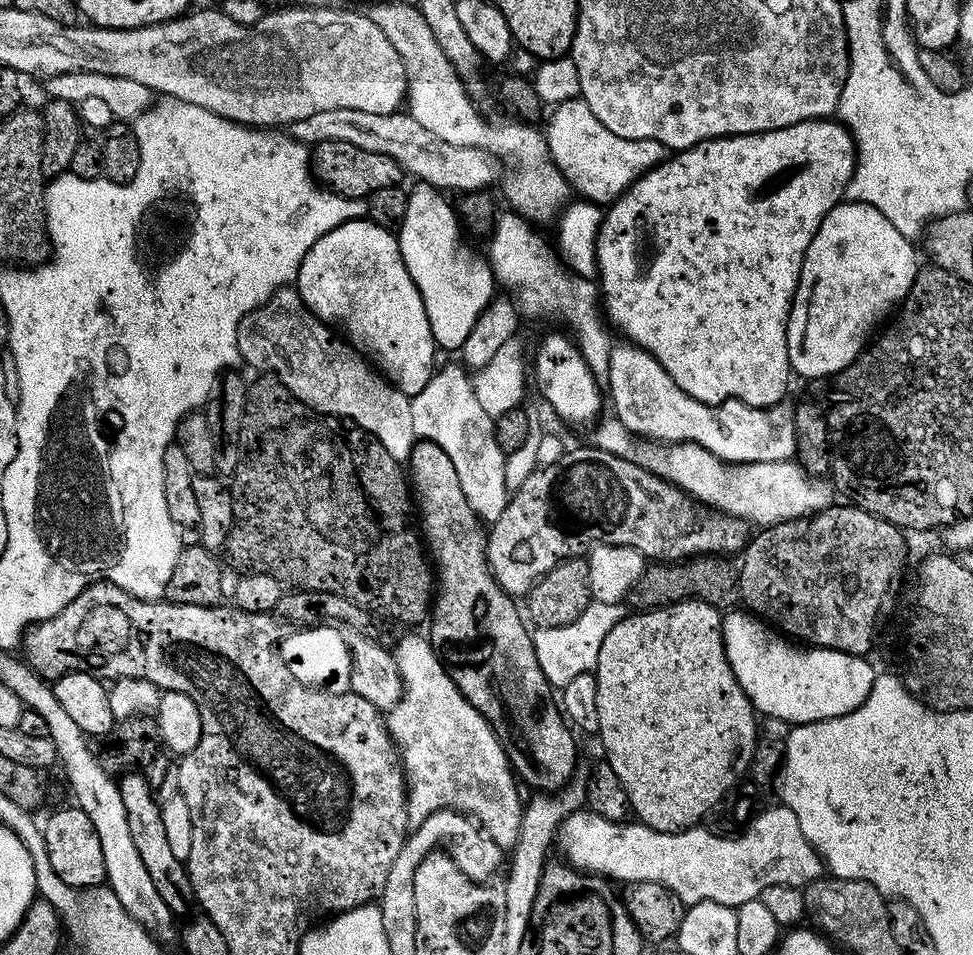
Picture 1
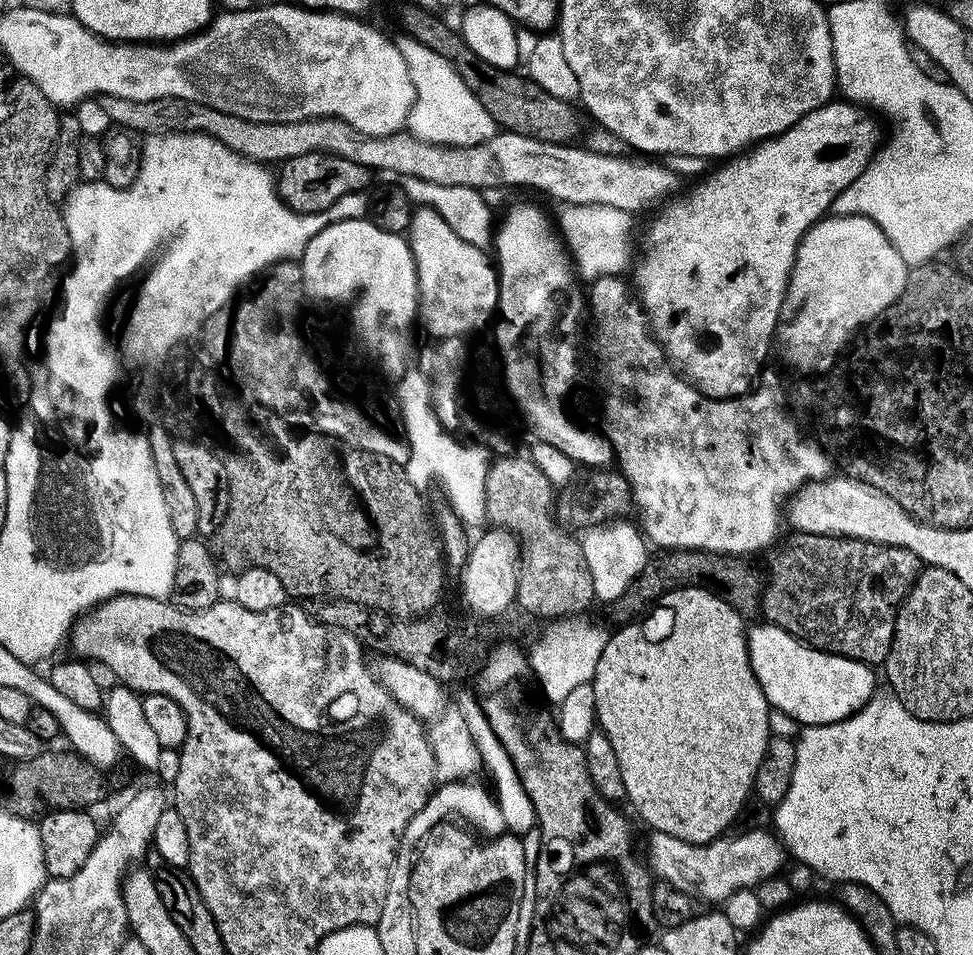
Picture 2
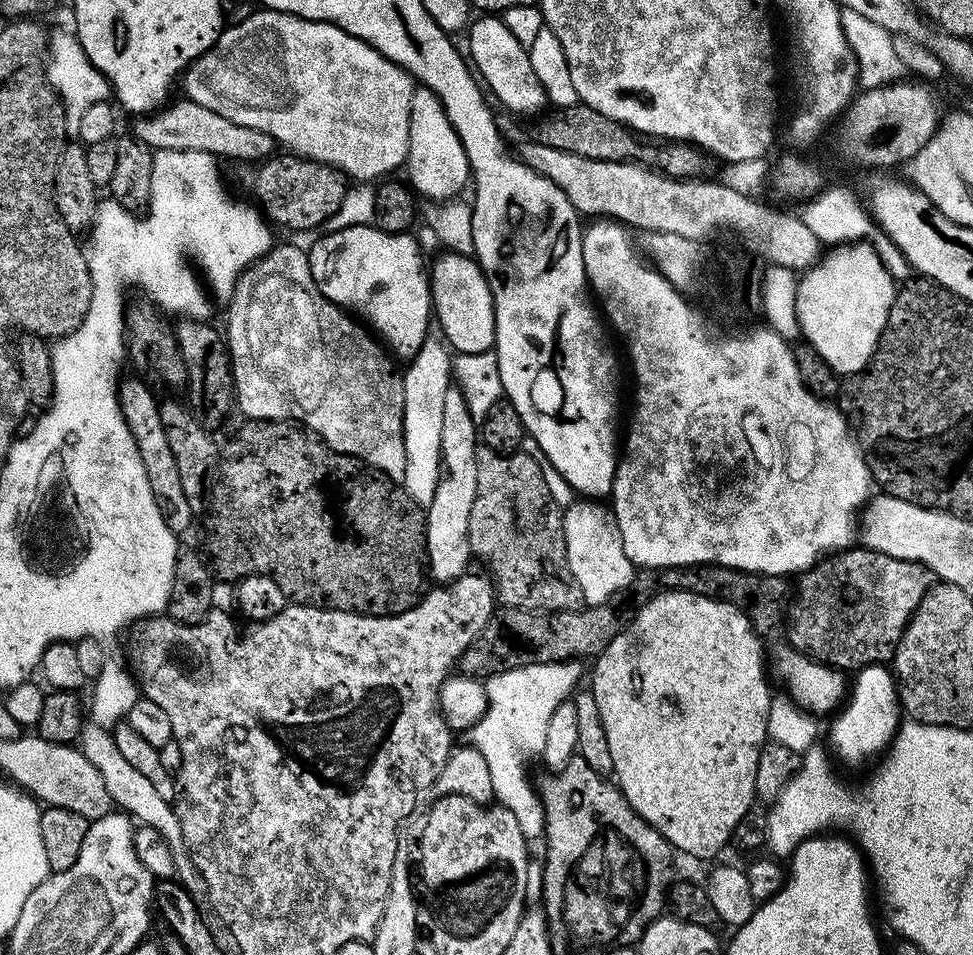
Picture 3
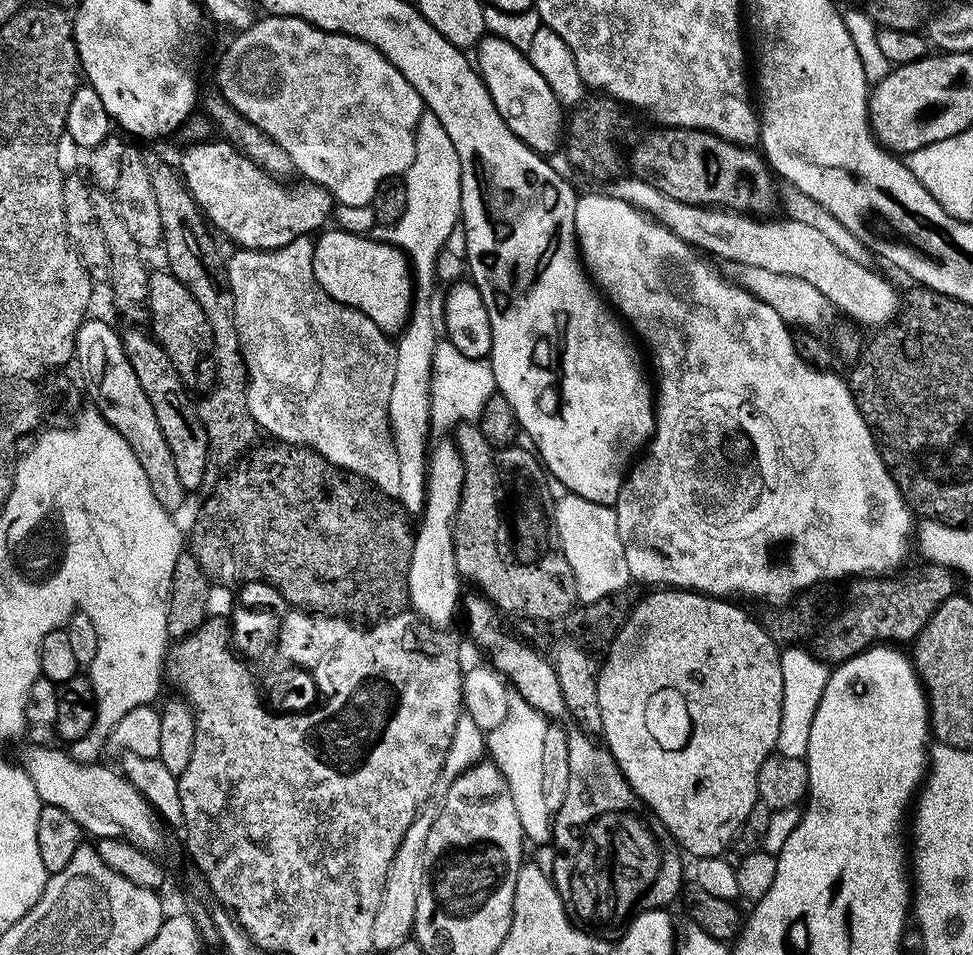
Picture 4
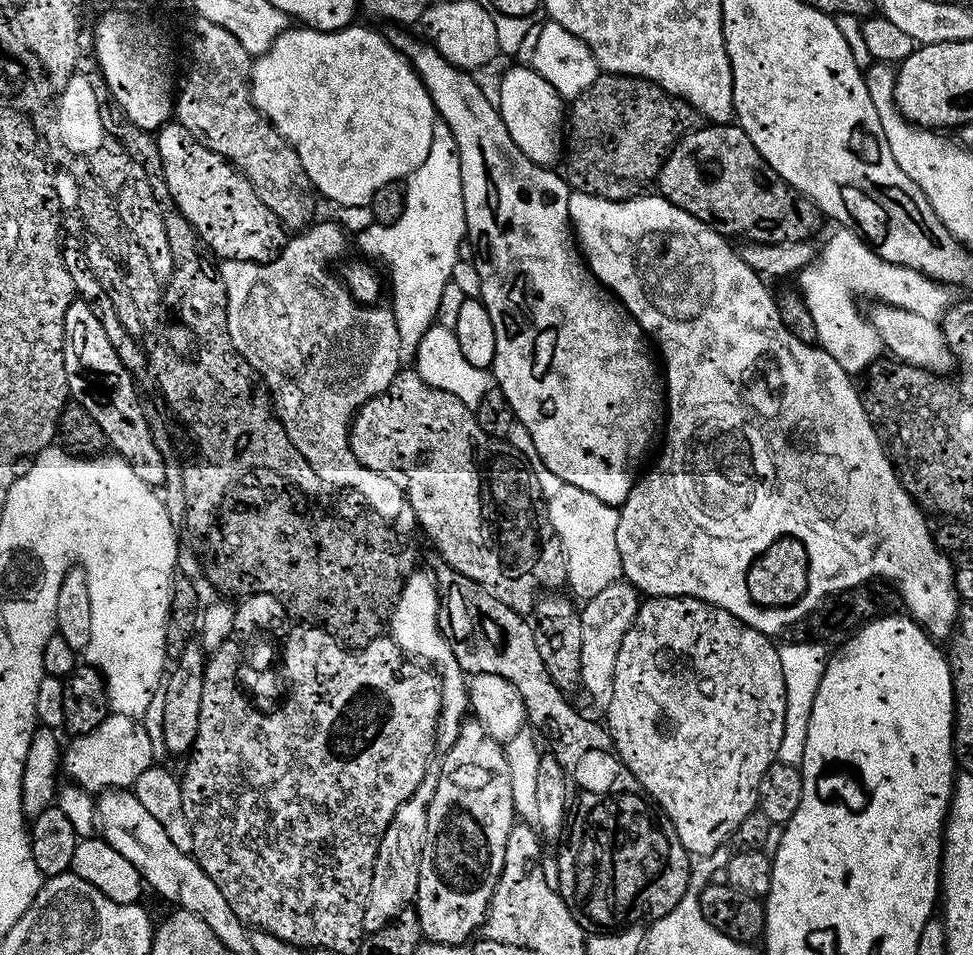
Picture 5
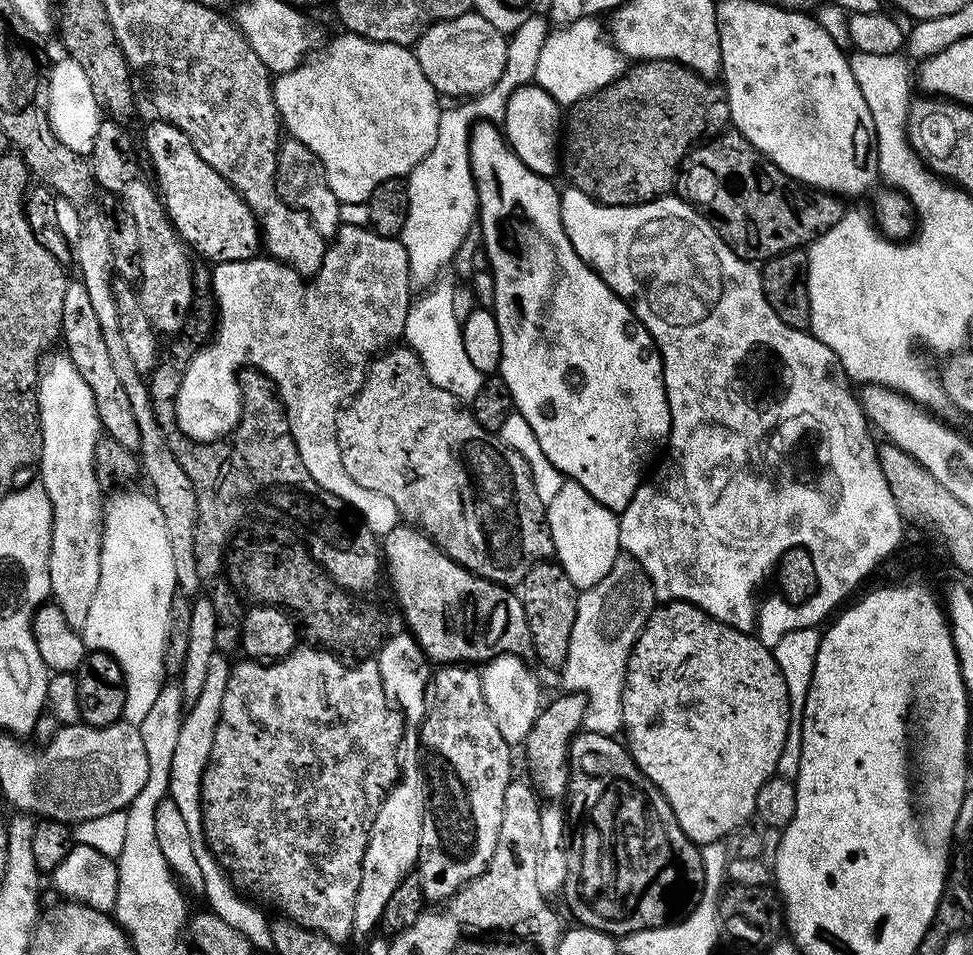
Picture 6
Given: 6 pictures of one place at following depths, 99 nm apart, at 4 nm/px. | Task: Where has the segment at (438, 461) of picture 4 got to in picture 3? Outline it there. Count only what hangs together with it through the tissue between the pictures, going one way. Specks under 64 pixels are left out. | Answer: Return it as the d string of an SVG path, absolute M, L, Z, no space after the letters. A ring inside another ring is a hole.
M450 386L443 394L442 446L440 447L442 475L435 488L434 499L426 509L427 526L426 562L429 575L438 584L447 584L463 576L472 560L469 546L470 510L477 492L478 424L471 416L461 389Z

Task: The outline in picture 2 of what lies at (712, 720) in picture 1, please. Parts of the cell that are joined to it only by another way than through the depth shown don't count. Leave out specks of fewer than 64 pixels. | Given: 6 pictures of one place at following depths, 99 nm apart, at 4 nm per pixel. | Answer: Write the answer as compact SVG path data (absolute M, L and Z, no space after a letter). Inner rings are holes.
M683 588L666 594L639 618L615 630L616 633L612 632L607 637L591 686L594 690L598 728L606 734L606 738L610 738L610 746L614 746L618 767L622 769L622 778L626 782L627 803L636 807L637 814L649 824L652 832L670 834L691 844L711 844L713 840L721 839L731 824L735 825L739 821L744 805L753 795L758 766L766 754L770 739L770 705L750 666L745 617L726 602L722 602L722 598L710 594L706 588Z

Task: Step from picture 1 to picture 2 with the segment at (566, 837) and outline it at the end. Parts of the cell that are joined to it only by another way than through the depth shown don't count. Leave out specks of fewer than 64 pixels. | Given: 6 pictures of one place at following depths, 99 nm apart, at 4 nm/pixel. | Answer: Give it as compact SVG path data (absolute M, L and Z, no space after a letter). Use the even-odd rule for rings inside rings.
M771 831L744 832L733 840L721 838L711 844L691 844L670 834L652 832L648 840L647 863L663 883L673 884L687 896L724 902L743 888L755 889L763 880L775 877L784 864L786 849Z

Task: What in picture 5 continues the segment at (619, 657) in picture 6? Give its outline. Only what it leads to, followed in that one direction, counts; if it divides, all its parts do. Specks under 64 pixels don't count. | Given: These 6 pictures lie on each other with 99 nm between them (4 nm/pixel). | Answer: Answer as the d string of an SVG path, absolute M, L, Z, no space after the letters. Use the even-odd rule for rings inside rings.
M621 578L615 584L598 590L590 599L583 601L579 609L582 622L582 674L580 683L583 691L588 691L594 699L606 702L612 693L612 671L618 659L618 646L626 638L626 630L634 622L642 603L641 593L633 584Z

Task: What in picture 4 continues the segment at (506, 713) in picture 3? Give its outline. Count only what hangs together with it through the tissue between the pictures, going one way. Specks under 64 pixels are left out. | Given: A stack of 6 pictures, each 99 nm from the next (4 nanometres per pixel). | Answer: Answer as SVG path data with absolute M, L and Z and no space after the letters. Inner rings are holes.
M515 692L508 698L506 718L486 734L486 750L489 759L502 770L503 778L510 788L518 820L522 824L525 839L532 845L551 841L552 814L546 810L543 800L542 755L543 740L549 721L544 714Z

